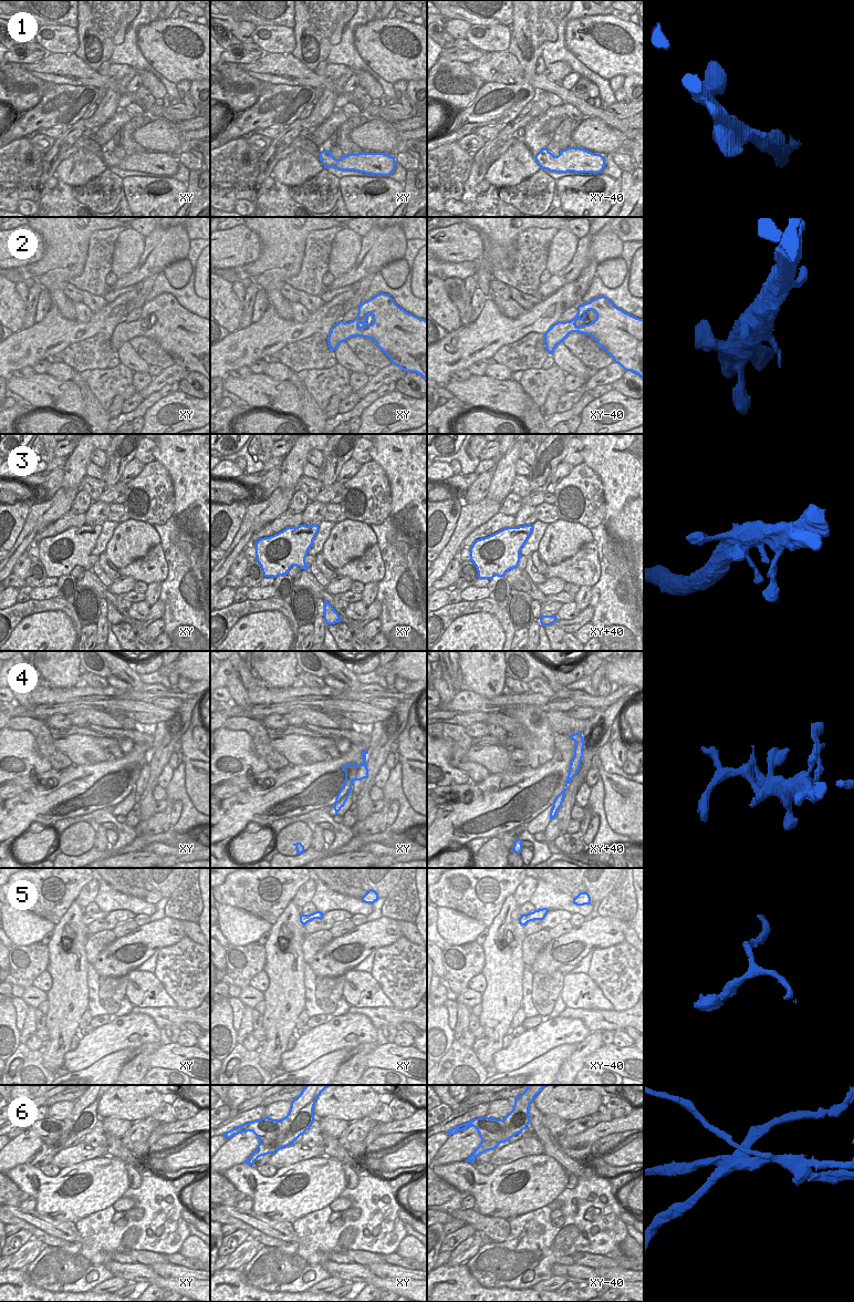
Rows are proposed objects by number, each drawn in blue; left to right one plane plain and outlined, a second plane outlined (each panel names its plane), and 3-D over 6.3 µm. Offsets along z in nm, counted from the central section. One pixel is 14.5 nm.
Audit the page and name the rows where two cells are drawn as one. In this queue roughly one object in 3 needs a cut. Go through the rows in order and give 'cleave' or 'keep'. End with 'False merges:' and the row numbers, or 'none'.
1: keep
2: keep
3: keep
4: keep
5: keep
6: cleave
False merges: 6

